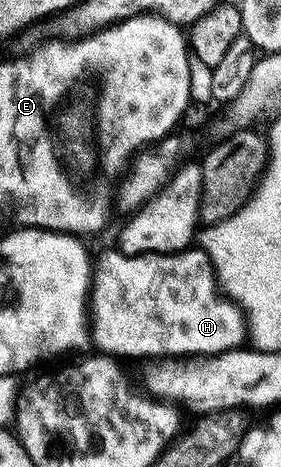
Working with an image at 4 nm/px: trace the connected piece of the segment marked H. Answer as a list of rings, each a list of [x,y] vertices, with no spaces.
[[[117,248],[104,252],[93,266],[93,281],[89,295],[89,329],[91,341],[102,353],[110,354],[120,360],[127,358],[155,358],[154,360],[179,360],[184,356],[214,356],[227,350],[237,350],[244,345],[249,331],[243,311],[221,292],[215,277],[215,267],[209,256],[201,248],[188,248],[178,254],[122,254]]]

